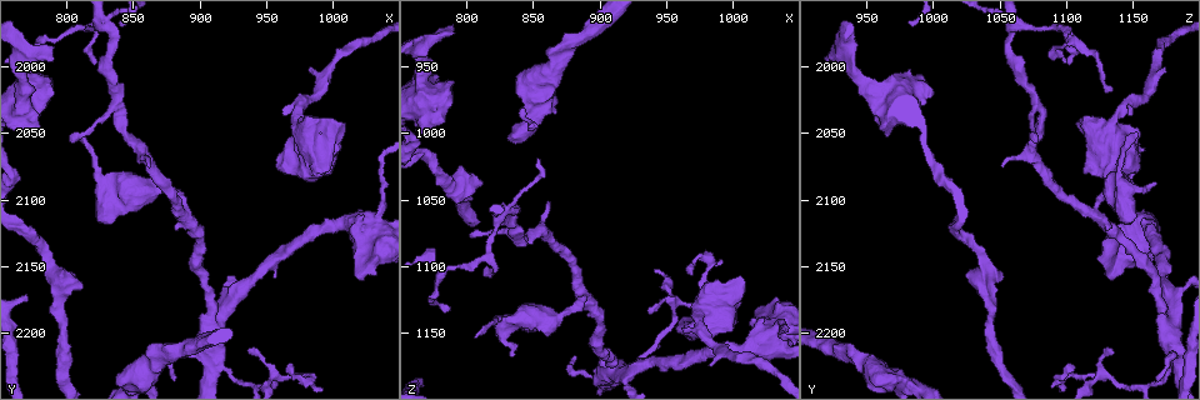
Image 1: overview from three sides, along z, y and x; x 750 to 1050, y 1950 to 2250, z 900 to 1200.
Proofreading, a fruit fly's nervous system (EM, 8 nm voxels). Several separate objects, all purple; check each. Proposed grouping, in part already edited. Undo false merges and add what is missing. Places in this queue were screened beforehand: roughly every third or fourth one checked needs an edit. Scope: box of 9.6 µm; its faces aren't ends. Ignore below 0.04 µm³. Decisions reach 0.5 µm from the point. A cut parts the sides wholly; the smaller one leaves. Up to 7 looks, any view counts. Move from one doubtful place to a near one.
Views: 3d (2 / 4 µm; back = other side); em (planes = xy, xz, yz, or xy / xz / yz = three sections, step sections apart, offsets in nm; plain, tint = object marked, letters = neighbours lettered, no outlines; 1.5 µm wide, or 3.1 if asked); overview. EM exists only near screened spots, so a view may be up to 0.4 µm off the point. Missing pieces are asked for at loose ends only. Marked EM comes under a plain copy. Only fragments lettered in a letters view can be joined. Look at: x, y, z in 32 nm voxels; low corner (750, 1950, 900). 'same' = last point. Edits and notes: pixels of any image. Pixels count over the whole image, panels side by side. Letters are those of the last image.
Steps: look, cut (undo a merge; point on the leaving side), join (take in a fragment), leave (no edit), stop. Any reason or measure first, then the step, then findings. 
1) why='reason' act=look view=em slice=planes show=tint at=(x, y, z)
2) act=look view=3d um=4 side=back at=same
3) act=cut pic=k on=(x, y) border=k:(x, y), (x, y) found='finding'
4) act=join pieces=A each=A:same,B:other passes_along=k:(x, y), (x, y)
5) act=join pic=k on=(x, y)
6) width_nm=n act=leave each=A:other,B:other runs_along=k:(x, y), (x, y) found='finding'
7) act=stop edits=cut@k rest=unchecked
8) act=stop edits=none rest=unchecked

why='free end' act=look view=3d um=2 at=(788, 1994, 920)

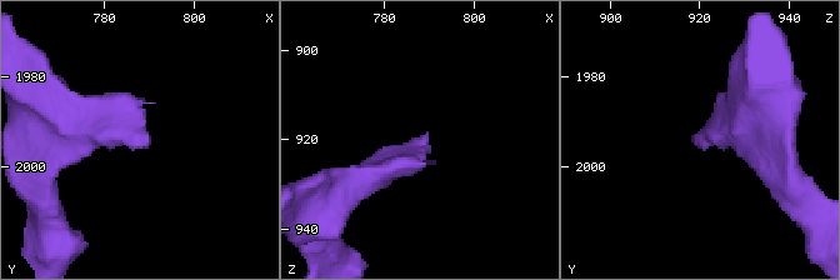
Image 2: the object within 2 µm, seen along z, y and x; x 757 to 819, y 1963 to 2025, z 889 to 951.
act=look view=em slice=planes show=letters at=(790, 1995, 919)

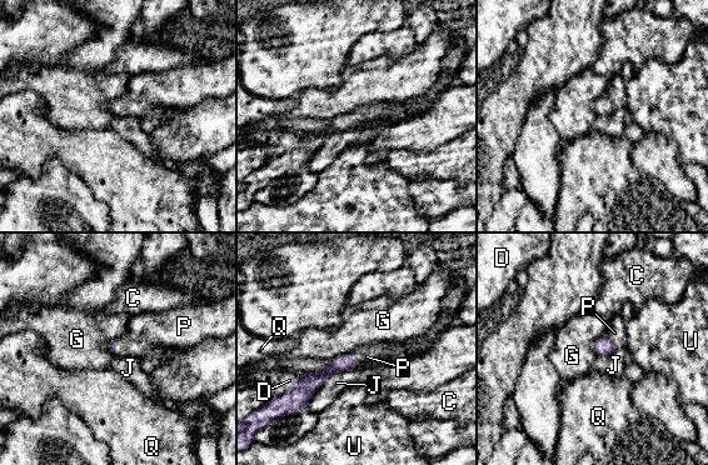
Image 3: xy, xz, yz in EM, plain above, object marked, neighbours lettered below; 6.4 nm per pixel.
act=join pieces=P each=C:other,D:other,G:other,J:other,P:same,Q:other,U:other passes_along=3:(601, 346), (611, 343), (614, 333) found='it goes on there'

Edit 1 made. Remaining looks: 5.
why='redraw' act=look view=overview

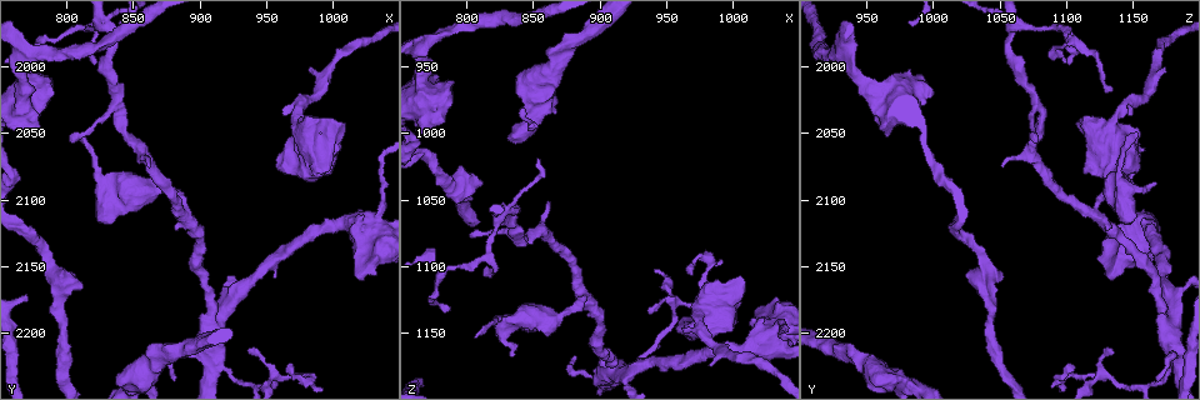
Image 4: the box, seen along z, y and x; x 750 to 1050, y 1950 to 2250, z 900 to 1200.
why='tapers out' act=look view=3d um=4 at=(936, 2214, 1136)

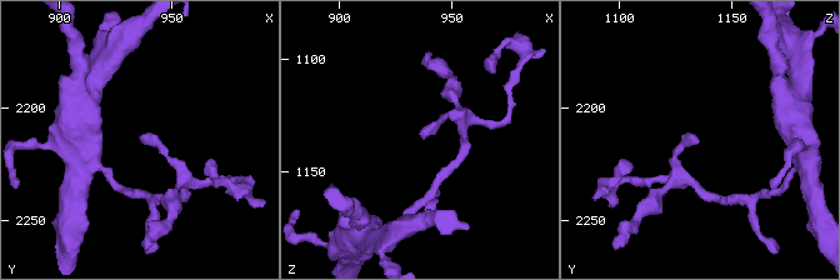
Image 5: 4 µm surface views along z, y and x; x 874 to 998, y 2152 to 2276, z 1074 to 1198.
act=look view=em slice=planes show=tint at=(936, 2214, 1134)

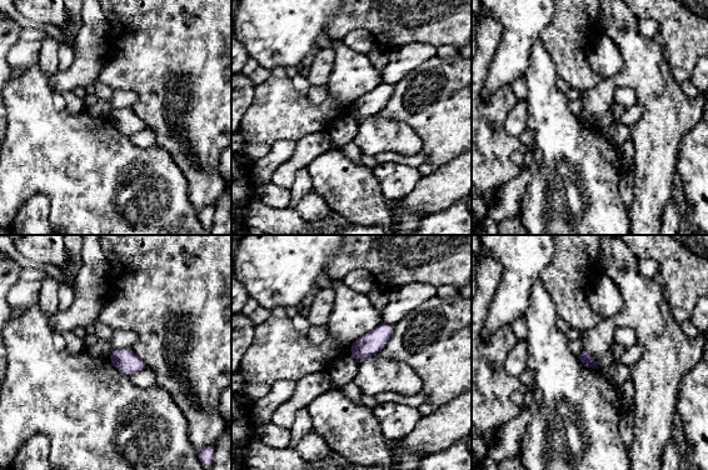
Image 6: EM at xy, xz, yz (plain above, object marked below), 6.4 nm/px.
act=look view=em slice=planes show=letters at=same

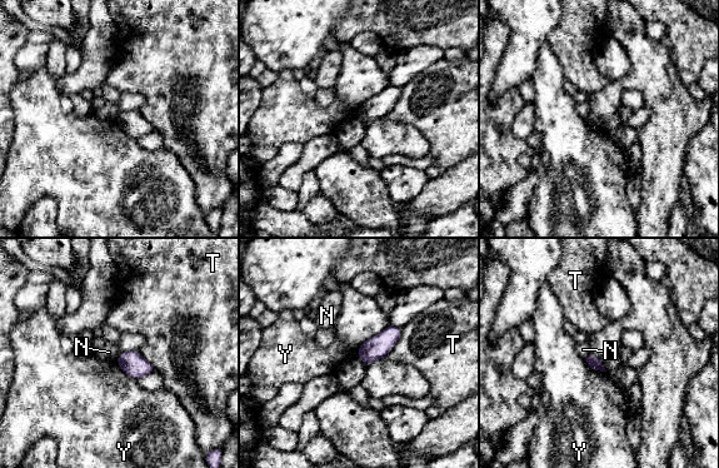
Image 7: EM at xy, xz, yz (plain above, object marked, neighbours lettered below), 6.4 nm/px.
width_nm=90 longest_contact=Y:300nm act=leave each=N:other,T:other,Y:other found='no lettered fragment goes on from it'

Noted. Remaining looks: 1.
act=stop edits=join@3 rest=unchecked

